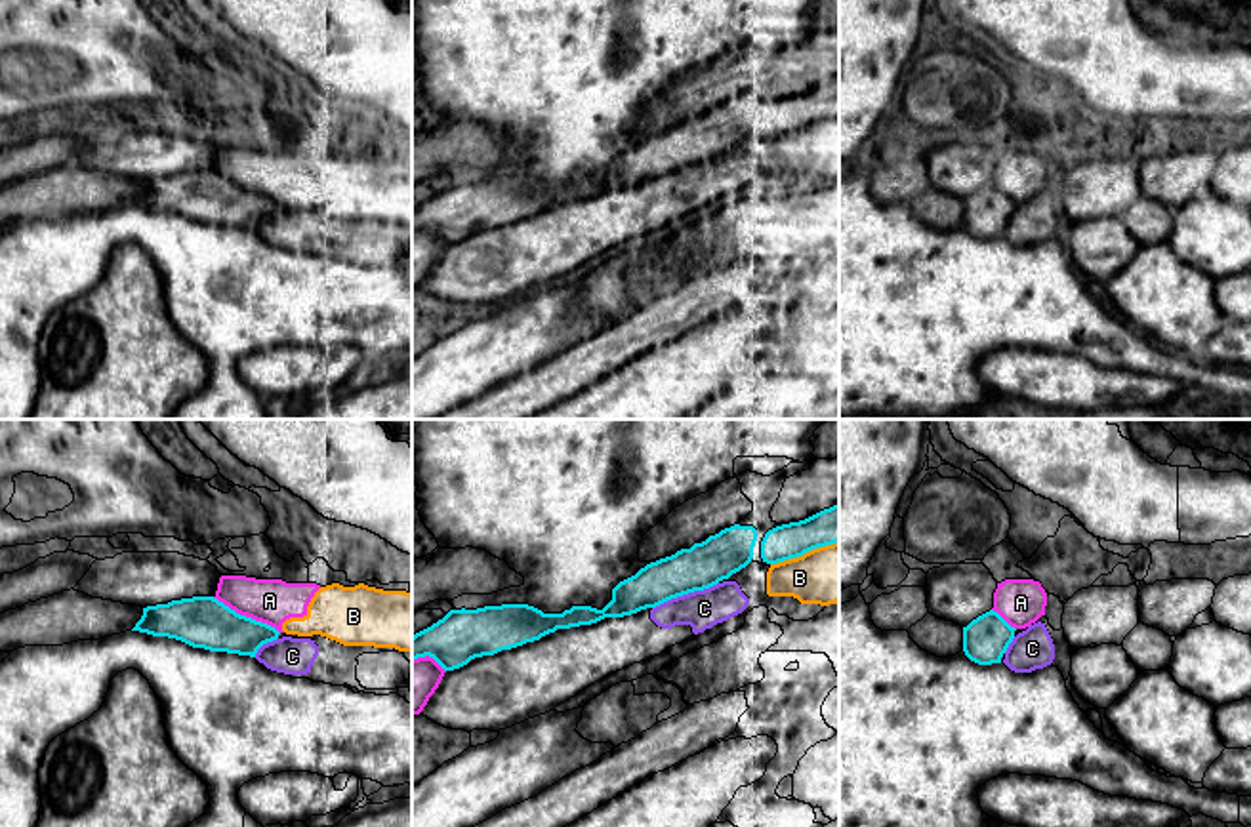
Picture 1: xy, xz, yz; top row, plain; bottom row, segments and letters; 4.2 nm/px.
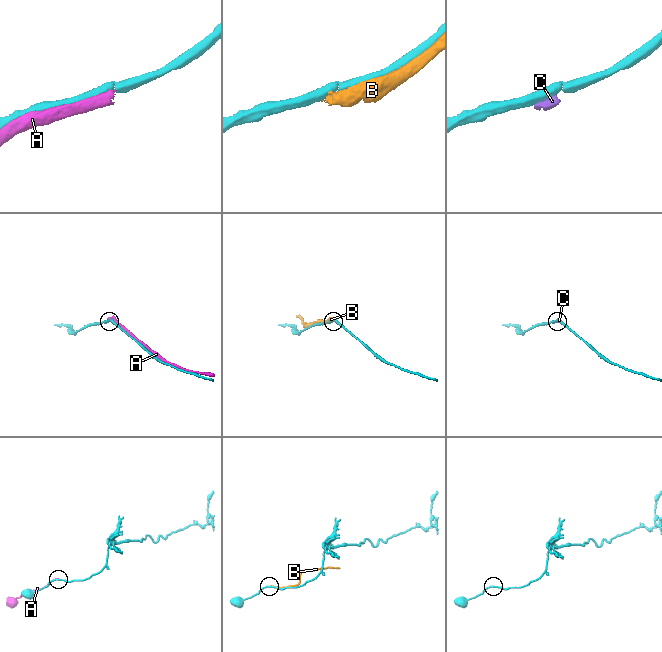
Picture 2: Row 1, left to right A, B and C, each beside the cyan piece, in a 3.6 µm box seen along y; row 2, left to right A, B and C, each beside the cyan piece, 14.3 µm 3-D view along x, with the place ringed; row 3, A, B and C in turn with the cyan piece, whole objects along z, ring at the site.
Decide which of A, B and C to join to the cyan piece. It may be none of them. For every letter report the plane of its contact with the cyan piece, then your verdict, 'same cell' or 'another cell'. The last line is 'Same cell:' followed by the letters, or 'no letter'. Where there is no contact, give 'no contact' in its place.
A: meets cyan in xy; another cell
B: meets cyan in xz; another cell
C: meets cyan in xz; another cell
Same cell: no letter

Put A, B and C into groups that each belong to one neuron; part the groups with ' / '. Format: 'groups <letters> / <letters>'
groups A B / C

